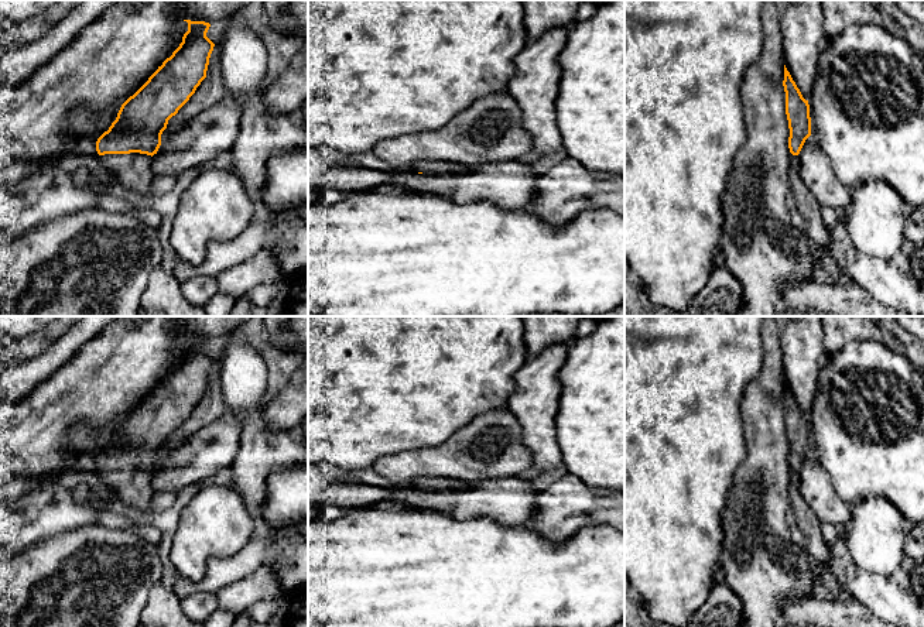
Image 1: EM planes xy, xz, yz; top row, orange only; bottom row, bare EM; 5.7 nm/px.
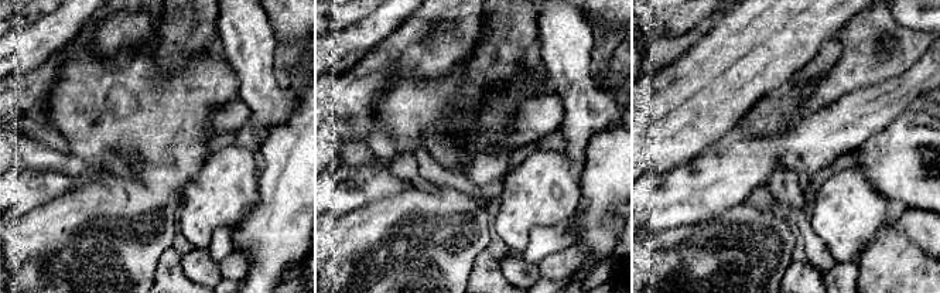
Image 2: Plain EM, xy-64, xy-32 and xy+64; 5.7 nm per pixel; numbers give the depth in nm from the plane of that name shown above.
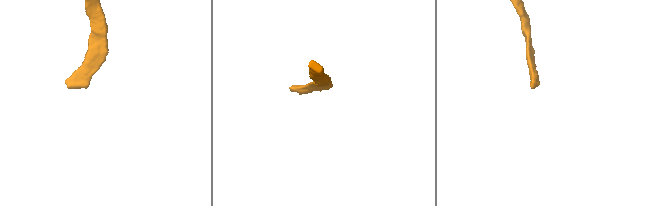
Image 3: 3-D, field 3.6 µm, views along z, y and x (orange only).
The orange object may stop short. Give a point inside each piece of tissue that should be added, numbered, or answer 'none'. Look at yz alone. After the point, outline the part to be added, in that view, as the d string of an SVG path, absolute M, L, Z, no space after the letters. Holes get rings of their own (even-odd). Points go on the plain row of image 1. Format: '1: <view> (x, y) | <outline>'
1: yz (807, 521) | M790 472L788 496L791 510L795 514L797 527L805 538L805 549L818 565L817 580L832 595L834 599L846 599L842 582L829 571L829 548L822 538L821 521L808 507L798 489L798 472Z

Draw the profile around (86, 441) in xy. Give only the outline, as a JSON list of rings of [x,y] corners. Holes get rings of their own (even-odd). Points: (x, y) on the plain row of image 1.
[[[123,419],[105,425],[90,425],[88,421],[76,422],[68,432],[69,456],[78,470],[88,462],[96,462],[97,455],[109,446]]]

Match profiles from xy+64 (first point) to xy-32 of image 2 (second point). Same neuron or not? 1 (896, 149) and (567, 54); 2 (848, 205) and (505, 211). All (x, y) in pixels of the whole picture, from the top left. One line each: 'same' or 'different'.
1: same
2: same

